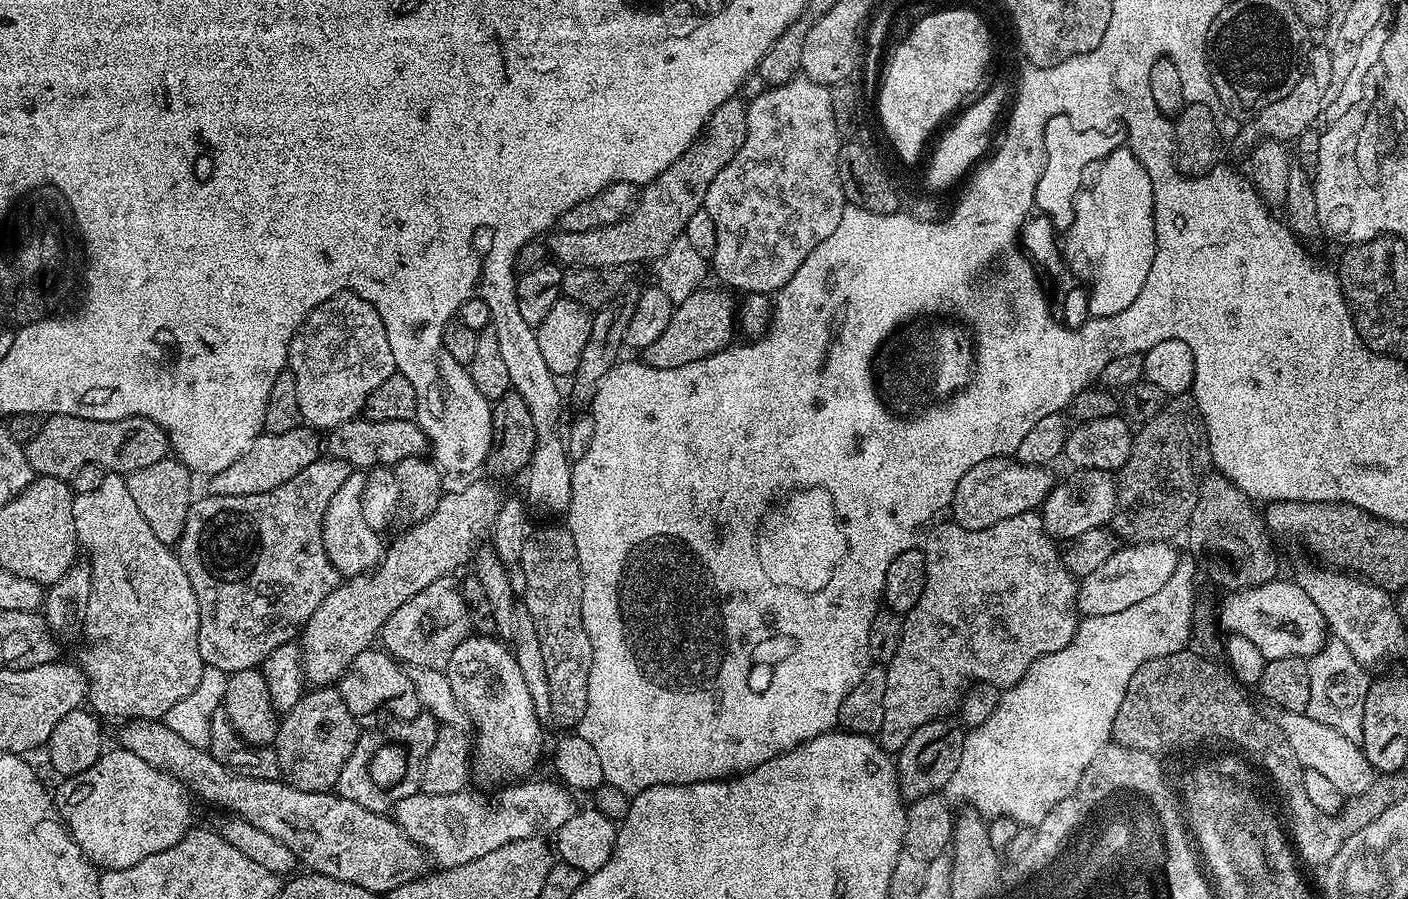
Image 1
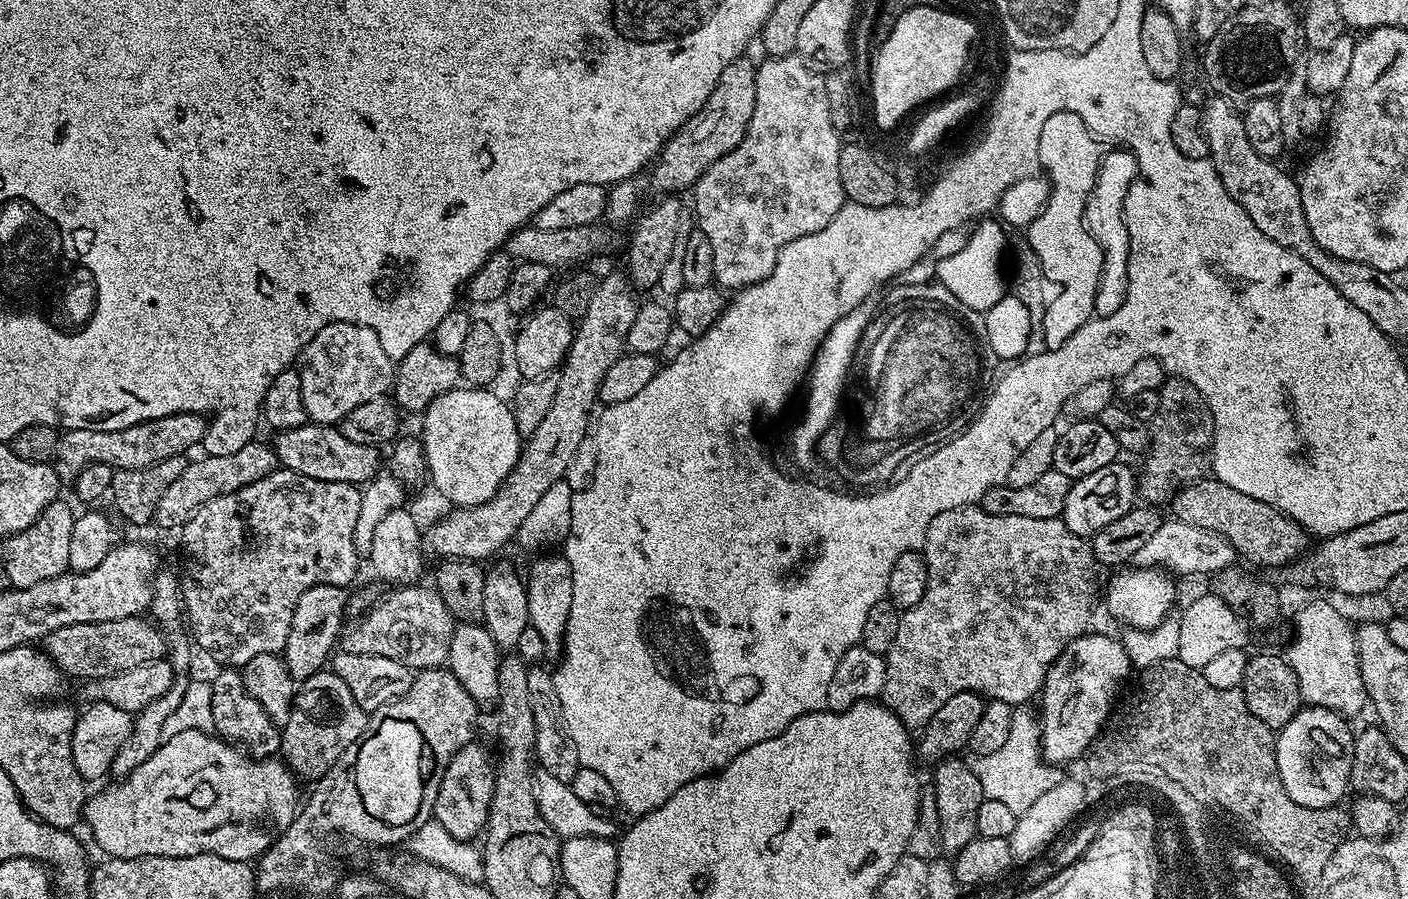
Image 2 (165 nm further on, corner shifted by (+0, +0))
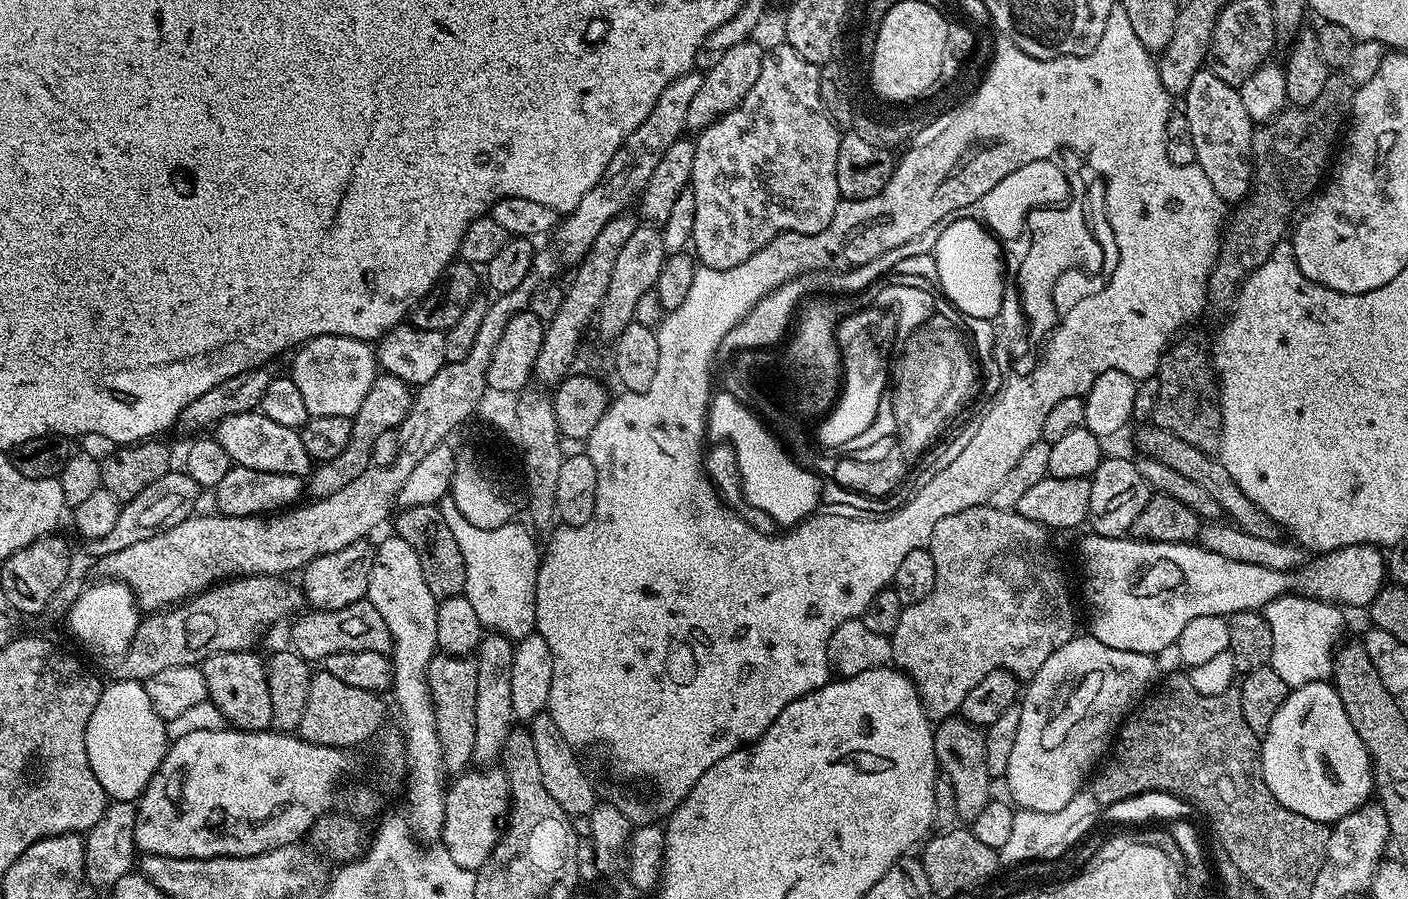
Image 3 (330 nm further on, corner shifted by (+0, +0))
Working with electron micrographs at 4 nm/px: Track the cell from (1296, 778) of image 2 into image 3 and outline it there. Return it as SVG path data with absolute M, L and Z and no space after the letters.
M1319 680L1301 688L1289 691L1286 702L1274 714L1274 722L1270 722L1260 749L1263 777L1266 786L1274 794L1282 806L1294 810L1311 820L1335 822L1359 808L1369 798L1374 788L1372 759L1368 757L1366 746L1362 746L1362 738L1358 738L1358 730L1350 723L1350 718L1342 706L1342 698L1331 683Z

